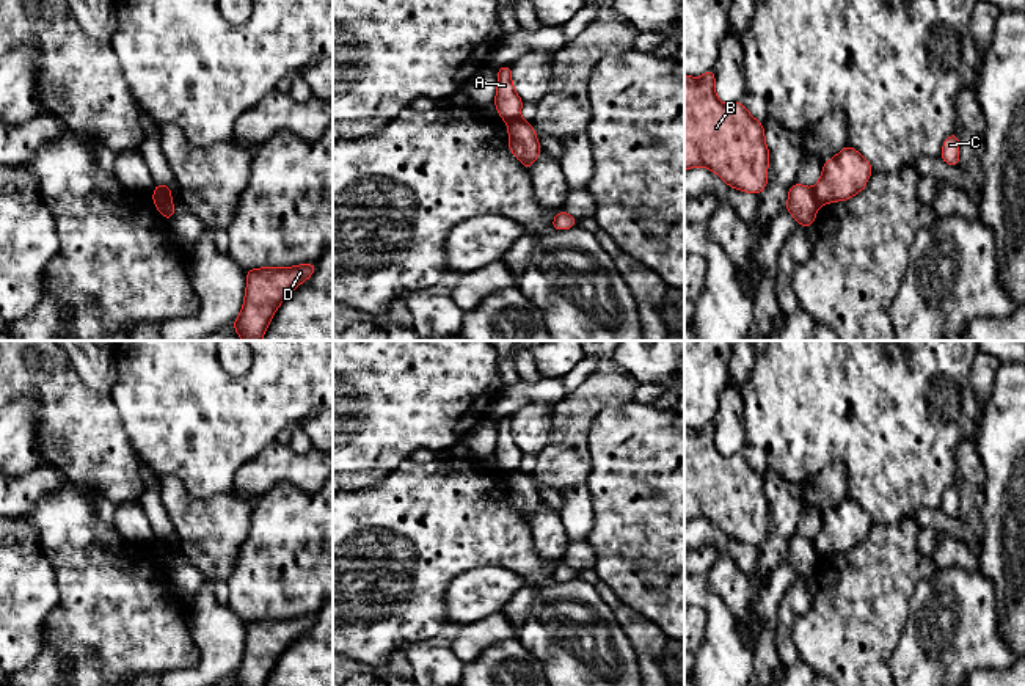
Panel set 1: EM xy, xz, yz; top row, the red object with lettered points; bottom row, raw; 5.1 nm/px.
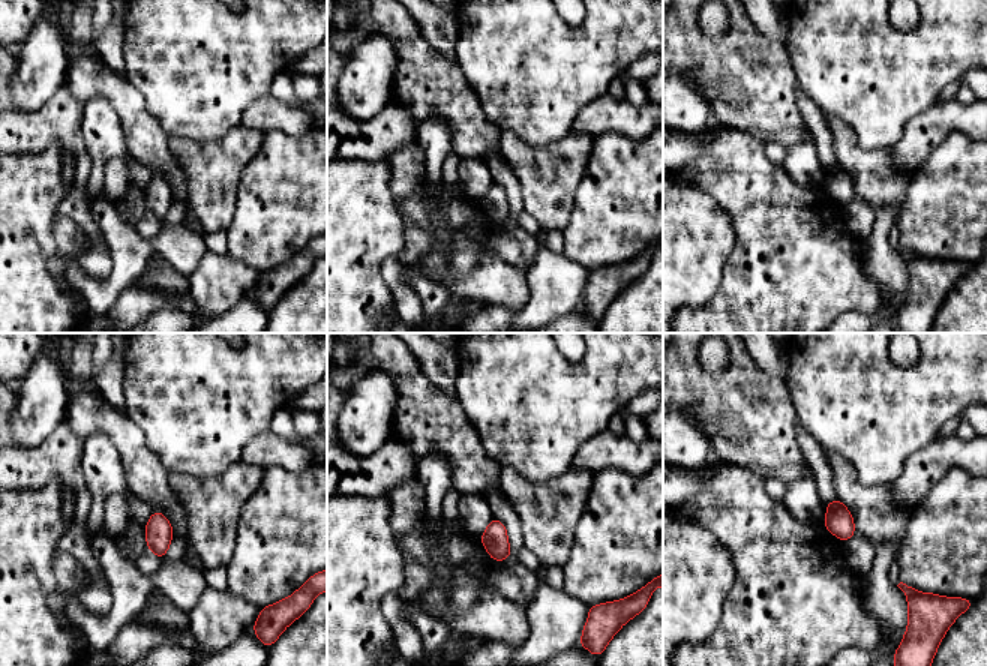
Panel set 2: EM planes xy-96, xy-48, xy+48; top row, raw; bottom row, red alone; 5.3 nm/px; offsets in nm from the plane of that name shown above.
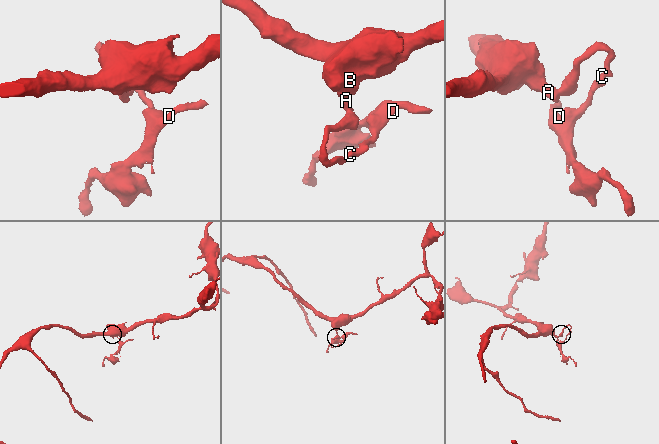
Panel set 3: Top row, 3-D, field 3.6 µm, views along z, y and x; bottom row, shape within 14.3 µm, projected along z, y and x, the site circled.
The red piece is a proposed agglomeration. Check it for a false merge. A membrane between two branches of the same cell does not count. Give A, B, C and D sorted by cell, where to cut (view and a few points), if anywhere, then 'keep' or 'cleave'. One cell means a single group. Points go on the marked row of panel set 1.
A B / C D | xy (153, 193), (170, 200) | cleave

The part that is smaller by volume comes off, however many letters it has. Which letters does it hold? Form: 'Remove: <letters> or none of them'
Remove: C, D

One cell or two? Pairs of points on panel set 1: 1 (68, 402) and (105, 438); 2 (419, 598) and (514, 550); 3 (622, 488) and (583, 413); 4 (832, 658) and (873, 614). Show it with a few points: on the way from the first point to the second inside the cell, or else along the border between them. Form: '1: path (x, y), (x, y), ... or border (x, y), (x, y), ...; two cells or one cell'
1: path (77, 412), (96, 430); one cell
2: path (441, 575), (466, 550), (490, 550); one cell
3: border (622, 405), (595, 416), (590, 463); two cells
4: path (843, 647), (862, 625); one cell

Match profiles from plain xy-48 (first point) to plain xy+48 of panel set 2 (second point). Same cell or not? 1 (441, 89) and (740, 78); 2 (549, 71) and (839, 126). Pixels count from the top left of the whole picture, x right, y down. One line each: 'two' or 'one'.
1: one
2: two

